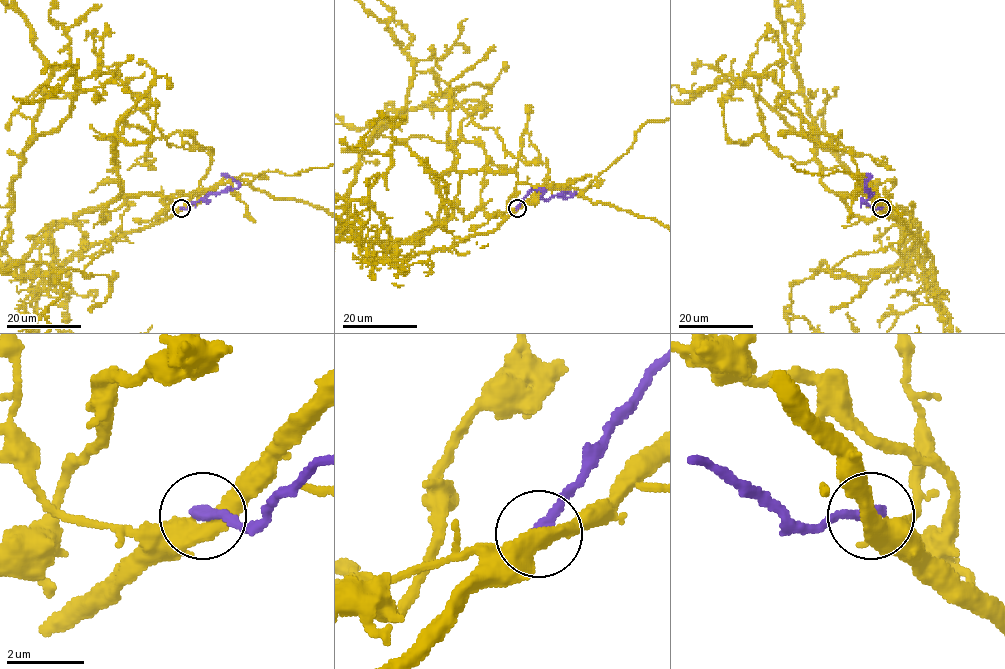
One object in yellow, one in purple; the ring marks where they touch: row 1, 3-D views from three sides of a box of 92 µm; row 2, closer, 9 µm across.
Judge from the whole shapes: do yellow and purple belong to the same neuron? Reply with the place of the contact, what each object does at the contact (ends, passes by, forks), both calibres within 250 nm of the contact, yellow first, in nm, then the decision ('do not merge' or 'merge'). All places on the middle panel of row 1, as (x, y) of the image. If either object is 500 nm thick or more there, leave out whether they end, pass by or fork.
at (517, 208); yellow passes by; purple ends there; 440 nm thick on the yellow side, 340 nm on the other; do not merge

